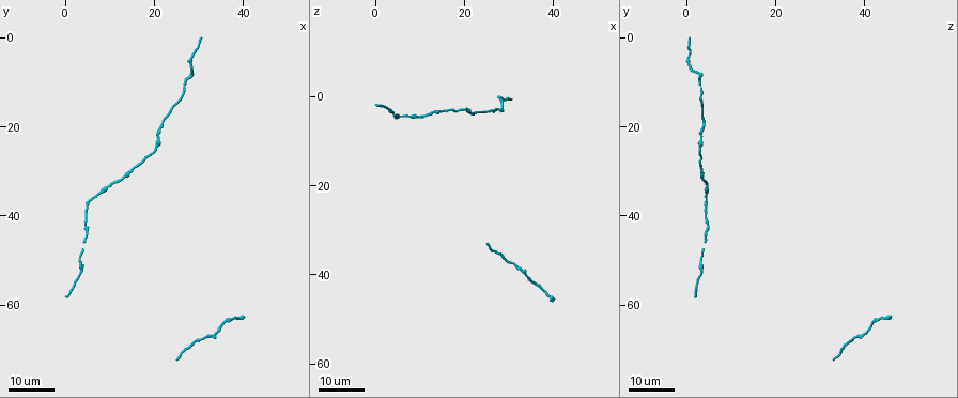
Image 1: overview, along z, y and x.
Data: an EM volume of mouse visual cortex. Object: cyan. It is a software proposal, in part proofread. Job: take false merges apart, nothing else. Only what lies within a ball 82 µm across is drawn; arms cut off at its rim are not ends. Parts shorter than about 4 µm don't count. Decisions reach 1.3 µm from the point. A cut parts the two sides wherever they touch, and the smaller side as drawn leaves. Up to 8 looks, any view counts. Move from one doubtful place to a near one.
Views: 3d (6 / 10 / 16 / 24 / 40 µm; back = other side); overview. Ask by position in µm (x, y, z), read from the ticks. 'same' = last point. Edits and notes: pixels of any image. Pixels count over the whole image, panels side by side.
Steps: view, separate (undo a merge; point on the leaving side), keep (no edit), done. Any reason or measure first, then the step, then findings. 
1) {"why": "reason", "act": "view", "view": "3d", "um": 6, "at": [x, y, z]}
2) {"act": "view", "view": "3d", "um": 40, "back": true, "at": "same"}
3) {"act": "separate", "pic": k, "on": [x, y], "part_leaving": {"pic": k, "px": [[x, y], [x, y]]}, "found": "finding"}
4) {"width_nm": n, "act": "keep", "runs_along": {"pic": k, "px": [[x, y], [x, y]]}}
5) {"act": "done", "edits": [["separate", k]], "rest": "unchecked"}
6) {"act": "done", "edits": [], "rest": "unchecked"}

{"act": "view", "view": "3d", "um": 24, "at": [15.0, 29.5, 3.0]}

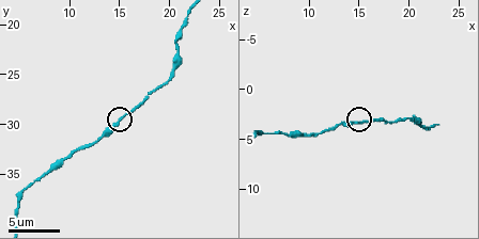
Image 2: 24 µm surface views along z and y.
{"why": "zoom in", "act": "view", "view": "3d", "um": 10, "at": [14.6, 30.0, 3.2]}

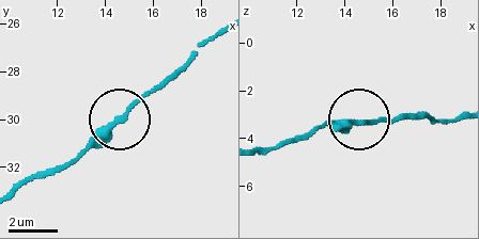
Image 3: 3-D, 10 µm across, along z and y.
{"act": "keep", "runs_along": {"pic": 3, "px": [[261, 150], [328, 128], [400, 118]]}, "found": "continuous, no second neuron"}

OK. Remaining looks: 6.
{"why": "thick turns thin", "act": "view", "view": "3d", "um": 6, "at": [9.2, 33.4, 4.4]}

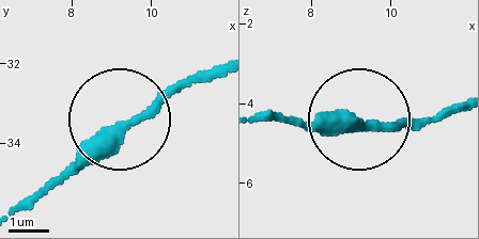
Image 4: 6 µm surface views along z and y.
{"act": "keep", "runs_along": {"pic": 4, "px": [[258, 117], [411, 127], [437, 117]]}, "found": "continuous, no second neuron"}

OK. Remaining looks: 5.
{"act": "view", "view": "3d", "um": 24, "at": [20.5, 22.0, 3.5]}

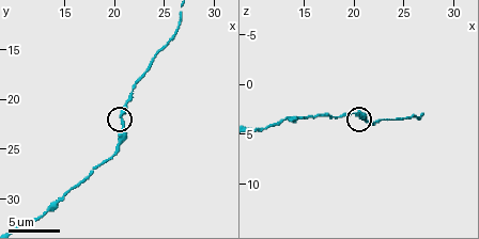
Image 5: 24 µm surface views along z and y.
{"act": "view", "view": "3d", "um": 10, "at": "same"}

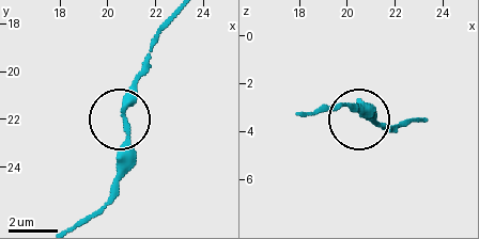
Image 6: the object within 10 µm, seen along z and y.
{"width_nm": 230, "act": "keep", "runs_along": {"pic": 6, "px": [[315, 111], [352, 102], [383, 127]]}, "found": "one neuron here"}

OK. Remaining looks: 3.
{"why": "sudden change in width", "act": "view", "view": "3d", "um": 24, "at": [27.5, 5.5, 0.5]}

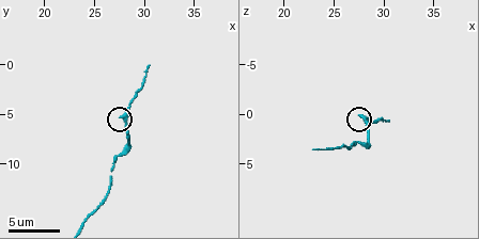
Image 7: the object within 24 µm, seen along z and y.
{"act": "view", "view": "3d", "um": 6, "at": [28.0, 5.2, 0.4]}

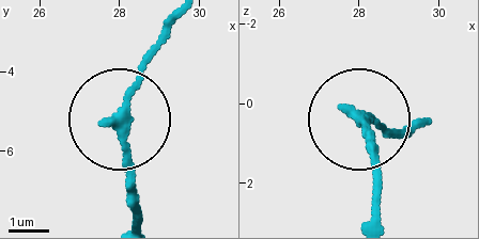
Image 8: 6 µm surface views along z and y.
{"act": "keep", "runs_along": {"pic": 8, "px": [[136, 220], [136, 182], [116, 131], [142, 60], [173, 22]]}, "found": "continuous, no second neuron"}

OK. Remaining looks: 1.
{"act": "done", "edits": [], "rest": "unchecked"}

